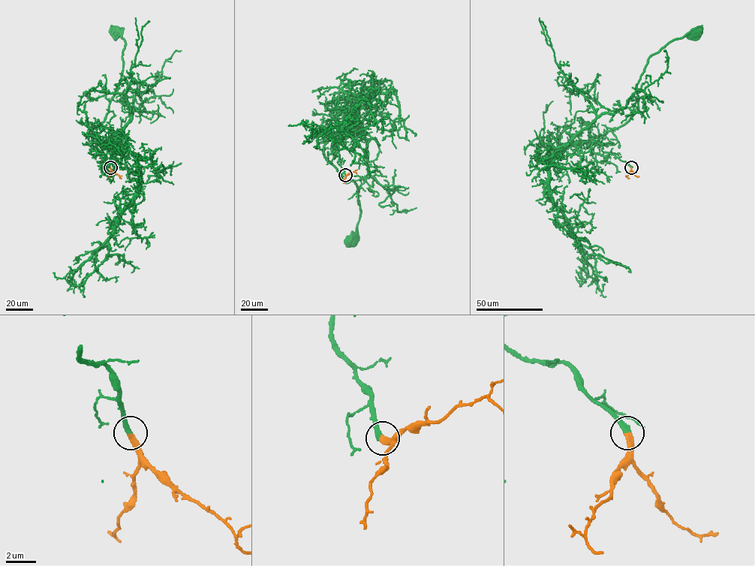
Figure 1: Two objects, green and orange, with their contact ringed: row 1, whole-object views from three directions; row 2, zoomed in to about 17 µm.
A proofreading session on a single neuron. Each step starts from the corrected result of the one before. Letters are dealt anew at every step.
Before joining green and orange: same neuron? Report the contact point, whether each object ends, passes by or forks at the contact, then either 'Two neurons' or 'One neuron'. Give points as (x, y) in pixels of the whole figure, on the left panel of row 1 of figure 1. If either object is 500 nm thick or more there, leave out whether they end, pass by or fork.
Place: (110, 167). At the ring green ends. At the ring orange ends. One neuron

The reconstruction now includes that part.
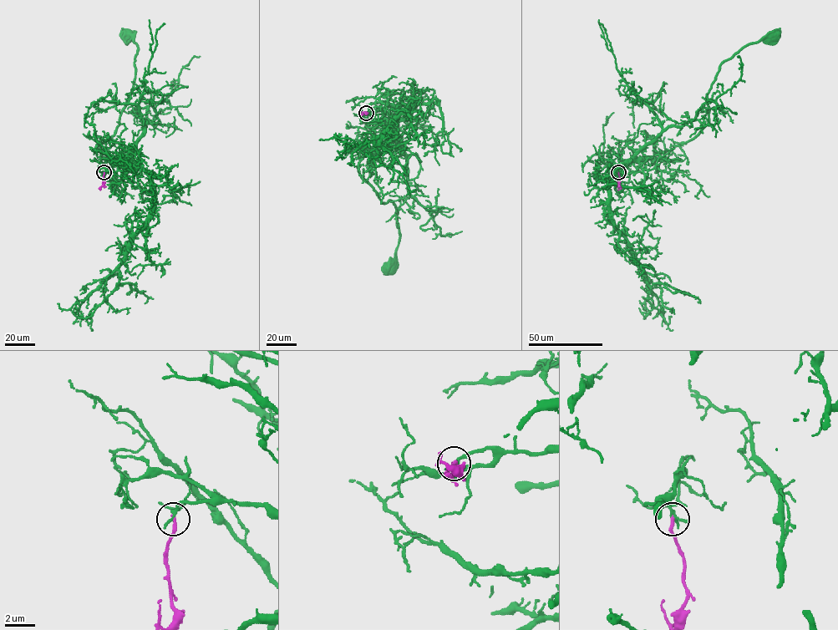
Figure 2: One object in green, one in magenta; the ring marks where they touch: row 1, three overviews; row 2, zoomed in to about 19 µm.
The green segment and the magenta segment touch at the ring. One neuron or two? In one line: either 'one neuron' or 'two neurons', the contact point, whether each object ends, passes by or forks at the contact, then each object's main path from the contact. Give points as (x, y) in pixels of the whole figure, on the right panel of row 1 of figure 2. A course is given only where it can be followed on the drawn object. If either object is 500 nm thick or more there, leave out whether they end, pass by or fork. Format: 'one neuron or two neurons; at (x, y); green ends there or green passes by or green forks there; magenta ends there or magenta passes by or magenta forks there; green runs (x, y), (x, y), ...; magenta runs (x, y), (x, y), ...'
two neurons; at (618, 172); green ends there; magenta ends there; green runs (618, 172), (611, 169), (650, 160), (697, 134), (708, 121), (706, 96), (718, 67), (743, 48), (773, 35); magenta runs (618, 172), (619, 189), (617, 190)

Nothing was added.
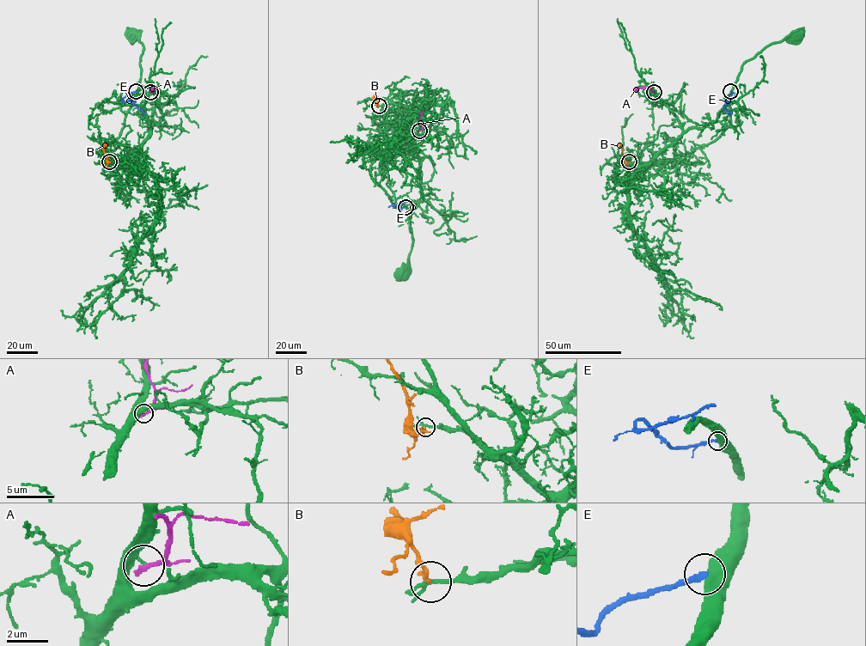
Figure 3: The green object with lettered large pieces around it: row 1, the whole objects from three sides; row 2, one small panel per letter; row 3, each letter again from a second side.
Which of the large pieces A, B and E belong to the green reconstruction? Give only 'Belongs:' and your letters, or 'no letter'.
Belongs: no letter

